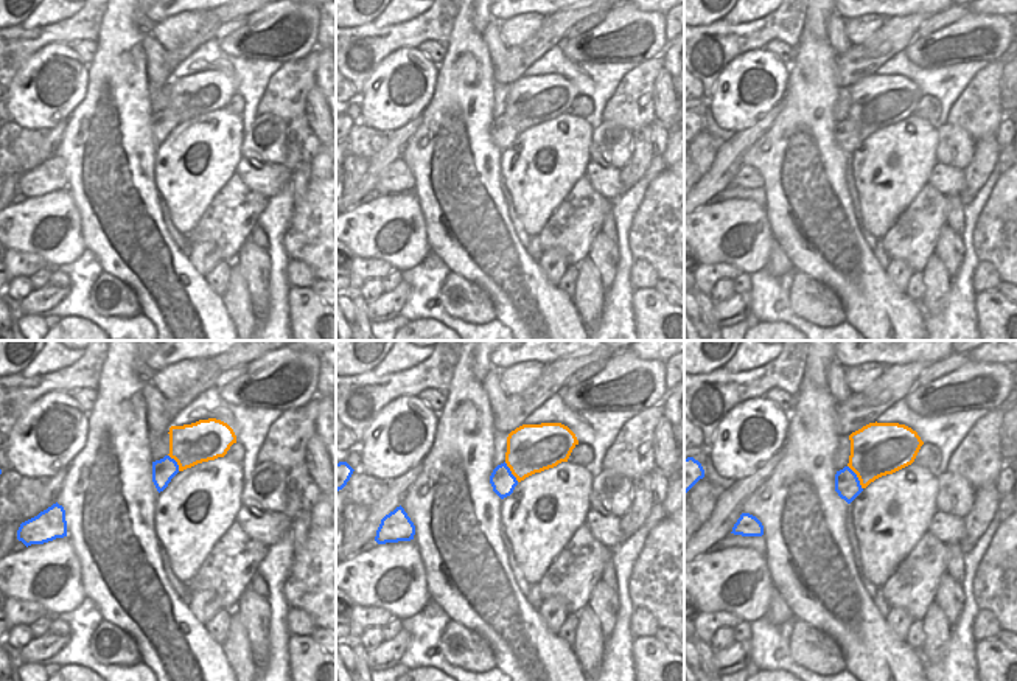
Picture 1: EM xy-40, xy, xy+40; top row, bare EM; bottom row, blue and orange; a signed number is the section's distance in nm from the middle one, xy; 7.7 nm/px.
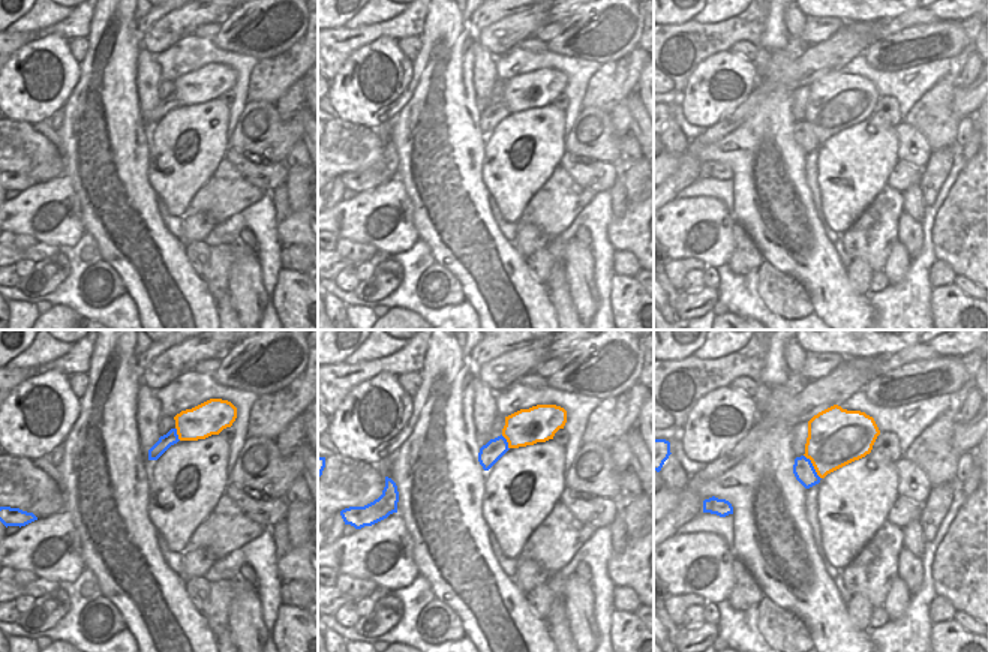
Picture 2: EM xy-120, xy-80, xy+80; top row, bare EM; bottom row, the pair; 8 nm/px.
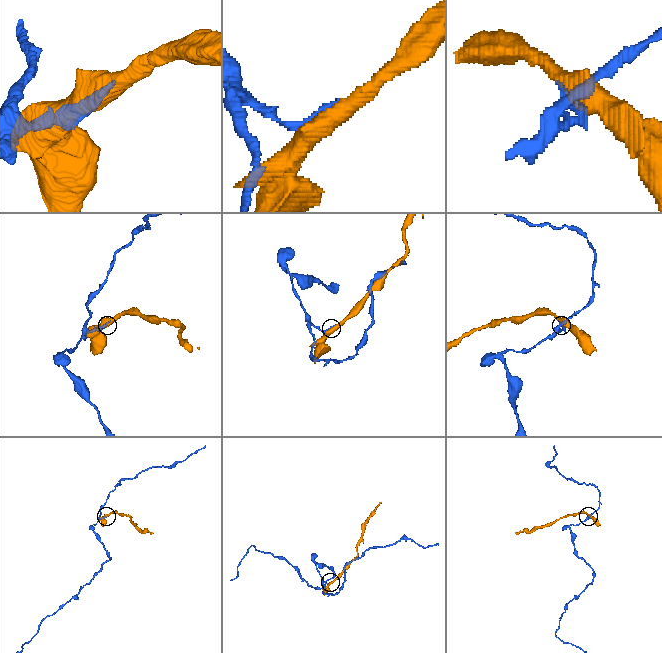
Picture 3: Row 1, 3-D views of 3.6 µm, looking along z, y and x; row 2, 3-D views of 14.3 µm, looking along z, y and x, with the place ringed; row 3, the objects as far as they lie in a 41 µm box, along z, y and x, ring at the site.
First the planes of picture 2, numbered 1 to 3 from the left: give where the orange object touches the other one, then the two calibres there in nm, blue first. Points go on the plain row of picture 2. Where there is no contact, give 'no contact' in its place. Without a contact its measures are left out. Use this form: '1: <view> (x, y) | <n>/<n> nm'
1: xy-120 (176, 98) | 110/260 nm
2: xy-80 (507, 107) | 170/280 nm
3: xy+80 (813, 131) | 170/420 nm

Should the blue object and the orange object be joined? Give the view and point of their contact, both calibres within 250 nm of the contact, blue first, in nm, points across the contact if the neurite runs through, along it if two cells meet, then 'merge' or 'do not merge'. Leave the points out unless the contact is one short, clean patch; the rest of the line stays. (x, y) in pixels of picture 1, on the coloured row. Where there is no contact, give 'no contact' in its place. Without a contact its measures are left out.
meets blue in xy+40 at (857, 478); 190 nm thick on the blue side, 400 nm on the other; do not merge

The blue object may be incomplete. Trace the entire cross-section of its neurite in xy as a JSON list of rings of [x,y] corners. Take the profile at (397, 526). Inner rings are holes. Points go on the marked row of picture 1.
[[[400,505],[381,519],[375,541],[378,544],[411,541],[415,535],[415,526]]]

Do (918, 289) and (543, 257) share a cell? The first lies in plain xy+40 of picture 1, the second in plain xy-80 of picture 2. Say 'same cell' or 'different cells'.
same cell

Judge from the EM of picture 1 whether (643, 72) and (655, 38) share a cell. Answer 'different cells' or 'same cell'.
different cells

